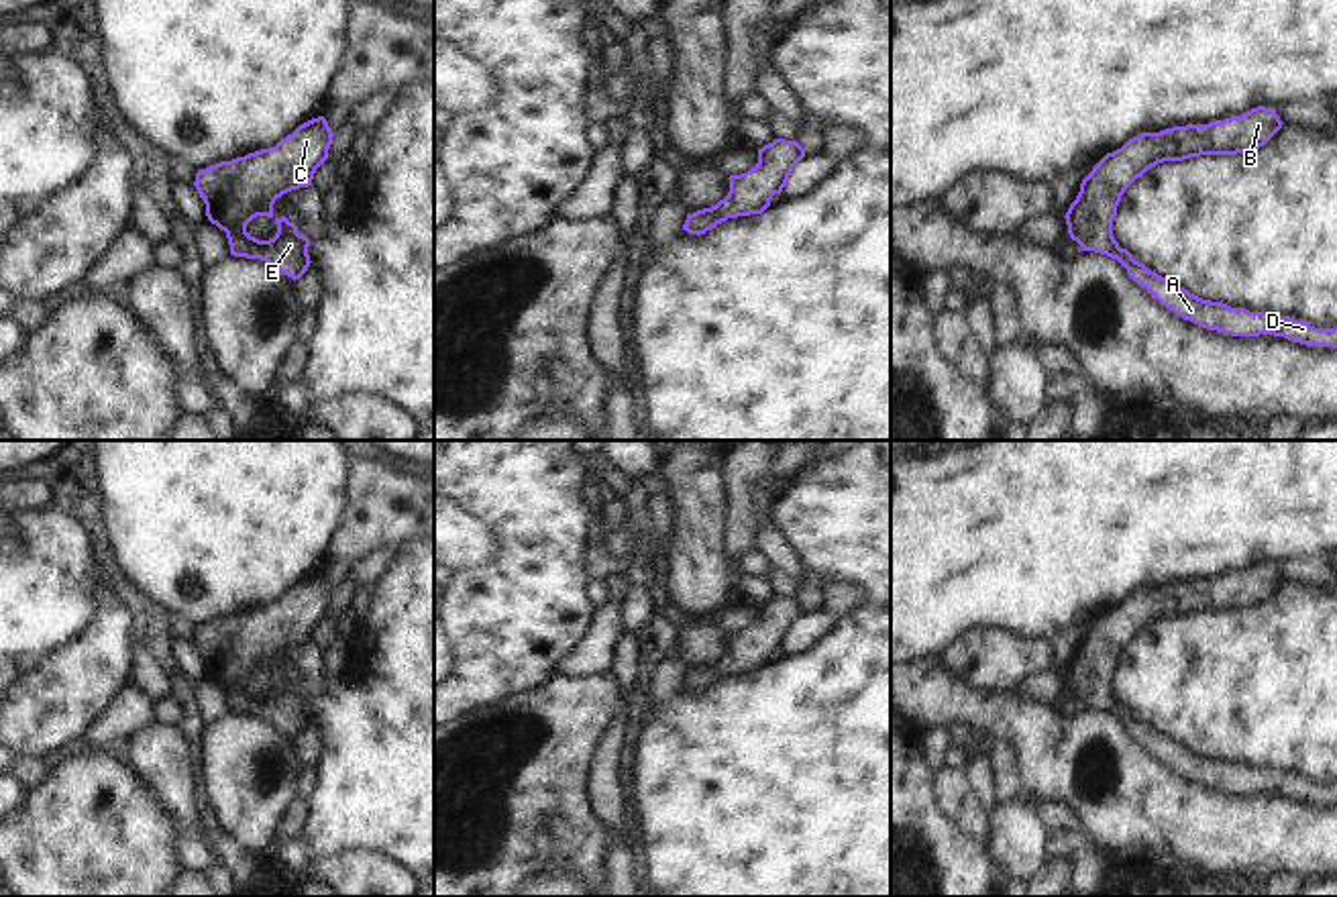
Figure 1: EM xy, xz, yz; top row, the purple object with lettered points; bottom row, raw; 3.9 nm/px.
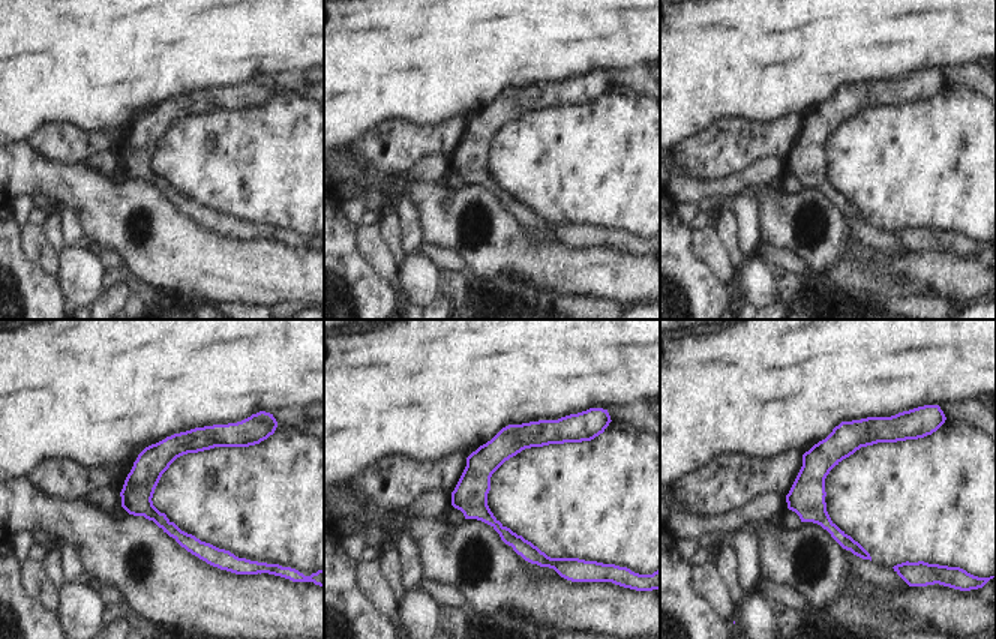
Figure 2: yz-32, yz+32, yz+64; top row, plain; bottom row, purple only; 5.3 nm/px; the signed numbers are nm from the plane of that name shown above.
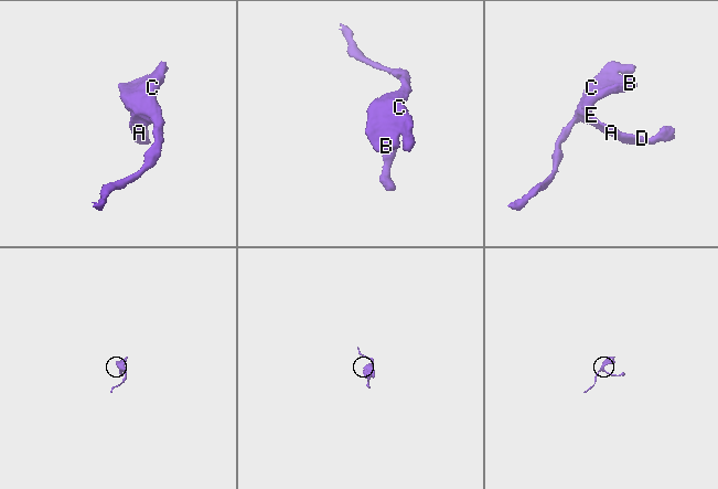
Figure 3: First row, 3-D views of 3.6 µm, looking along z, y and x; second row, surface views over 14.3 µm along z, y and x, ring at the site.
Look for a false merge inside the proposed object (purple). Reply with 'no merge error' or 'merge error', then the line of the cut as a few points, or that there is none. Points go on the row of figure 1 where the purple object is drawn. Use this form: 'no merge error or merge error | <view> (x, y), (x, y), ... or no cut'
no merge error | no cut

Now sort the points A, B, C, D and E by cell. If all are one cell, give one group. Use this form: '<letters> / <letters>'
A B C D E

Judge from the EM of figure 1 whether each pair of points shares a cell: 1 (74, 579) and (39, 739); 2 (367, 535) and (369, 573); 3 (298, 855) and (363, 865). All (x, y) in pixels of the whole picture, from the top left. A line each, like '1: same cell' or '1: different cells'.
1: different cells
2: different cells
3: same cell

